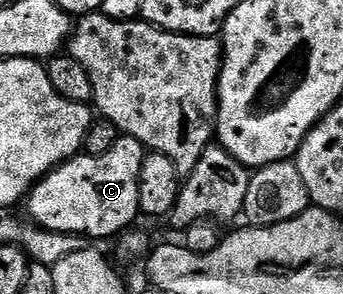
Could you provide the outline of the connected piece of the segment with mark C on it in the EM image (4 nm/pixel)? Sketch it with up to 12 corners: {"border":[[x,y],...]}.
{"border":[[122,135],[29,190],[34,225],[93,242],[138,219],[147,150]]}

